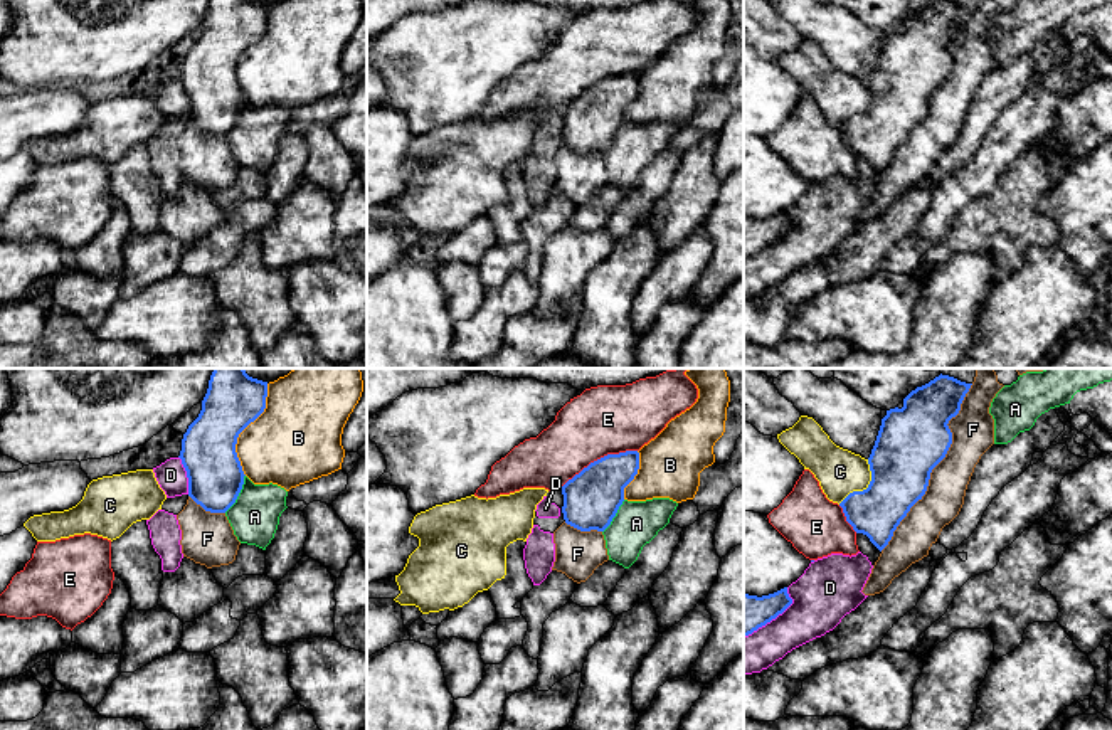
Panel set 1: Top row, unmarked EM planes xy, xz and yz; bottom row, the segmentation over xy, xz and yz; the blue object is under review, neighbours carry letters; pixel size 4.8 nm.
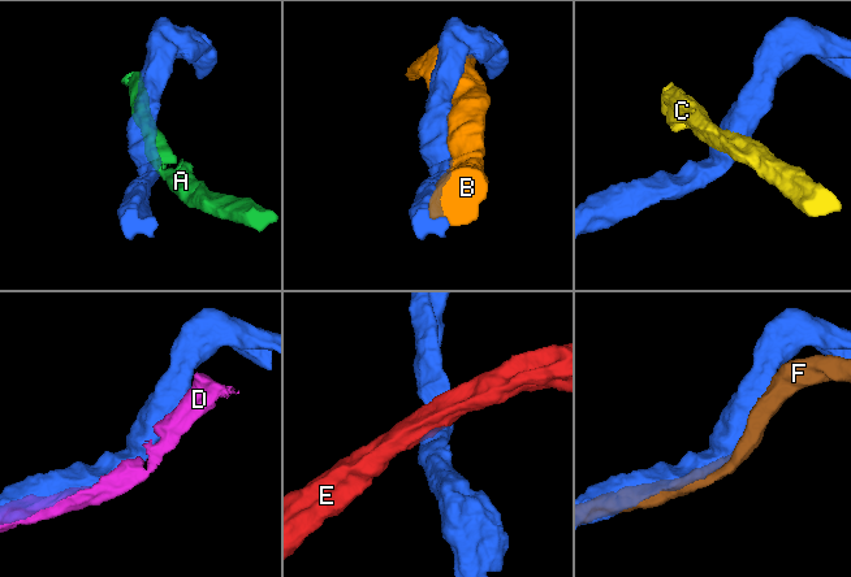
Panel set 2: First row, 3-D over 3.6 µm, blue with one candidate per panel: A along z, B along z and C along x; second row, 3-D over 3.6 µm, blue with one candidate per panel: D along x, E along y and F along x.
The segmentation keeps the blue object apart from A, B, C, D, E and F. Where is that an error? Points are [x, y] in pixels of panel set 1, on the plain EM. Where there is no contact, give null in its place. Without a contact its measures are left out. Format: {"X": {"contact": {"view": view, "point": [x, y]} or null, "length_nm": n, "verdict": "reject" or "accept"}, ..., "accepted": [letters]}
{"A": {"contact": {"view": "xy", "point": [239, 115]}, "length_nm": 200, "verdict": "reject"}, "B": {"contact": {"view": "xy", "point": [244, 51]}, "length_nm": 460, "verdict": "reject"}, "C": {"contact": {"view": "yz", "point": [867, 111]}, "length_nm": 260, "verdict": "reject"}, "D": {"contact": {"view": "yz", "point": [774, 241]}, "length_nm": 320, "verdict": "reject"}, "E": {"contact": {"view": "xz", "point": [601, 81]}, "length_nm": 400, "verdict": "reject"}, "F": {"contact": {"view": "yz", "point": [932, 91]}, "length_nm": 900, "verdict": "reject"}, "accepted": []}

